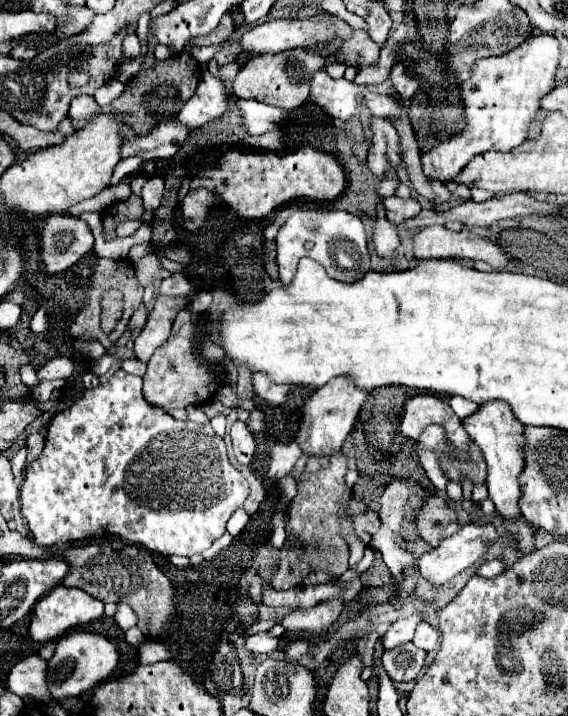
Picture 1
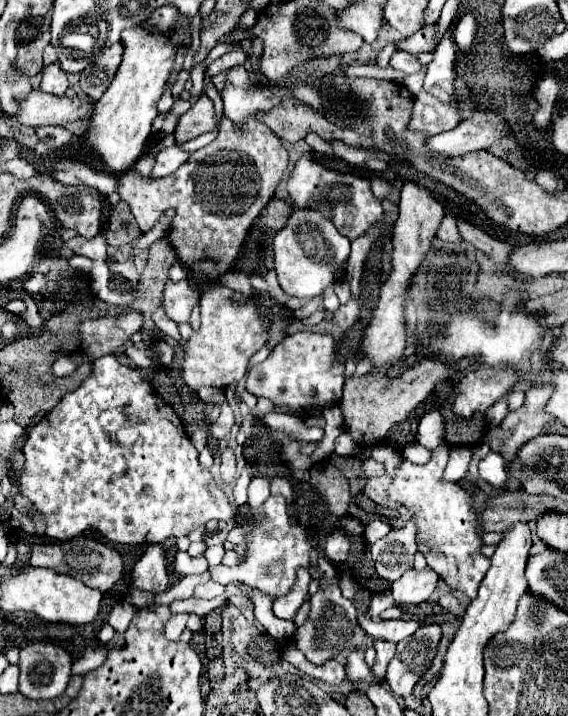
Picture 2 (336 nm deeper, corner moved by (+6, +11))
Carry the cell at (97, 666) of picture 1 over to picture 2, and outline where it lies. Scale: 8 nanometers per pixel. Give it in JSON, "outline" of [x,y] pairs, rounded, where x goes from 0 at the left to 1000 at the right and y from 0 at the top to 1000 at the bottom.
{"outline":[[[63,897],[35,908],[32,966],[53,978],[92,978],[116,964],[127,919],[106,902]]]}

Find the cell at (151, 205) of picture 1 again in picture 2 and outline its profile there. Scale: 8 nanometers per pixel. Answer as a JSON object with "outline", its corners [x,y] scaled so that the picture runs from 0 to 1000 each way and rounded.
{"outline":[[[264,212],[250,215],[250,218],[246,218],[246,223],[239,226],[239,237],[243,237],[250,246],[264,246],[268,235],[271,235],[271,218],[268,218]]]}

